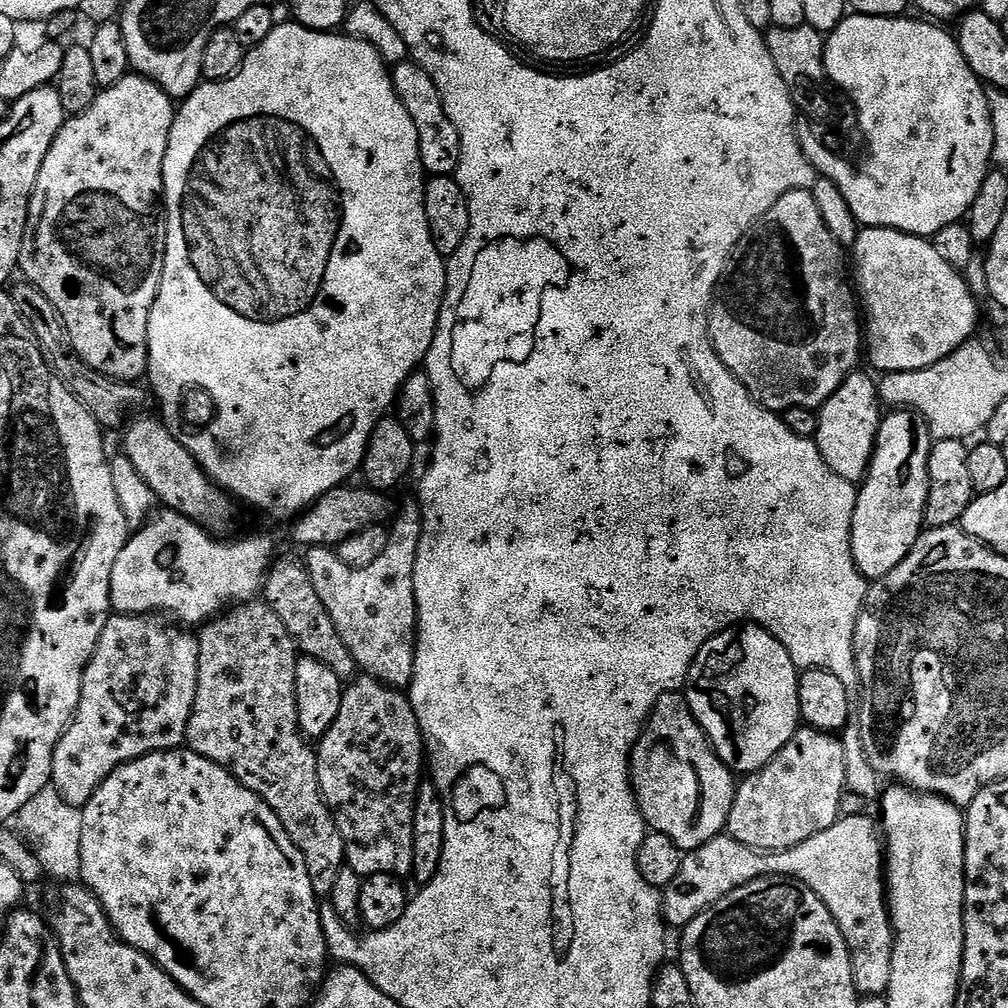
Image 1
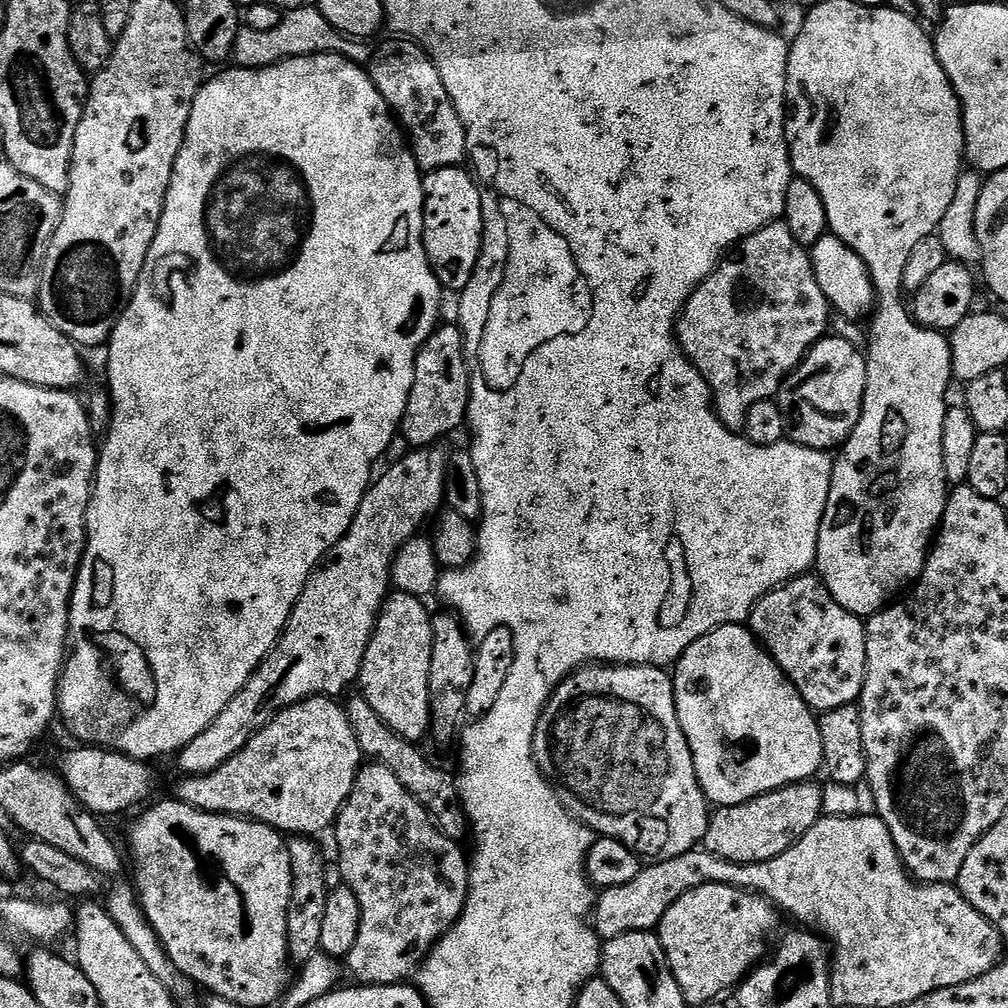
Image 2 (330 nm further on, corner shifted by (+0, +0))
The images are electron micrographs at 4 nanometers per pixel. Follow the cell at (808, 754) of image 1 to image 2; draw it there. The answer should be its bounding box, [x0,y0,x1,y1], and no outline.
[702,782,825,864]

